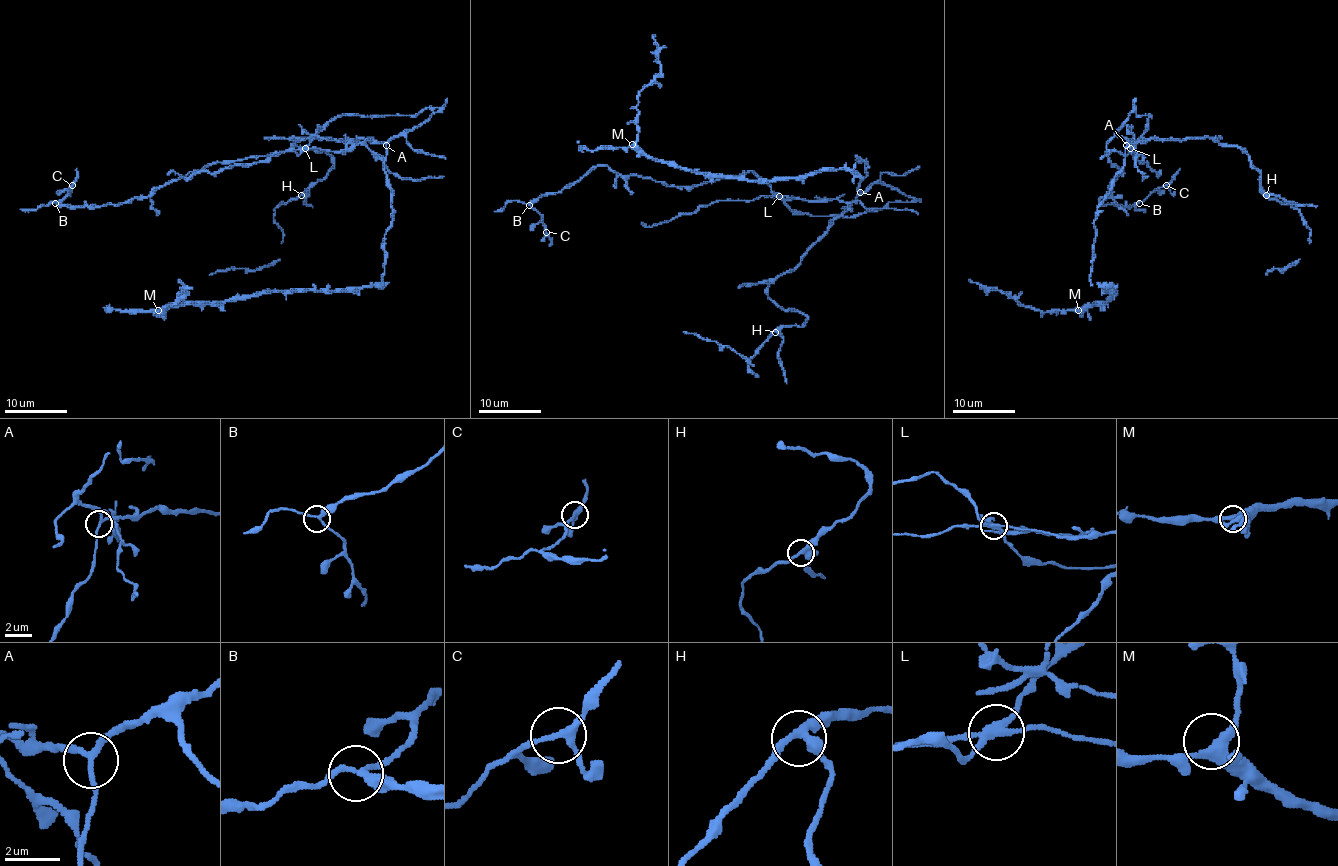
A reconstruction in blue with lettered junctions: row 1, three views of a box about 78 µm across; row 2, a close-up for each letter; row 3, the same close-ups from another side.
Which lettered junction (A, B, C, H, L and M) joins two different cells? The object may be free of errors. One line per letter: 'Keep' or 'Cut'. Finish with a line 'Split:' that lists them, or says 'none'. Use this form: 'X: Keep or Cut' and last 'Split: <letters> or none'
A: Keep
B: Keep
C: Keep
H: Keep
L: Cut
M: Keep
Split: L

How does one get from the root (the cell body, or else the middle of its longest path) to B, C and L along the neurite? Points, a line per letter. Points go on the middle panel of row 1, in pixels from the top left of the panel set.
B: (883, 183), (913, 200), (849, 217), (811, 216), (794, 213), (750, 171), (666, 186), (594, 166), (529, 205)
C: (883, 183), (913, 200), (811, 216), (750, 171), (666, 186), (594, 166), (530, 205), (546, 232)
L: (883, 183), (913, 200), (890, 202), (879, 210), (843, 217), (836, 214), (794, 213), (779, 196)

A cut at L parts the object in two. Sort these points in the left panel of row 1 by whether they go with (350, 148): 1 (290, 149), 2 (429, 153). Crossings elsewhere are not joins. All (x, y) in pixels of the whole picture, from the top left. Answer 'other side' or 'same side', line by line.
1: other side
2: other side

